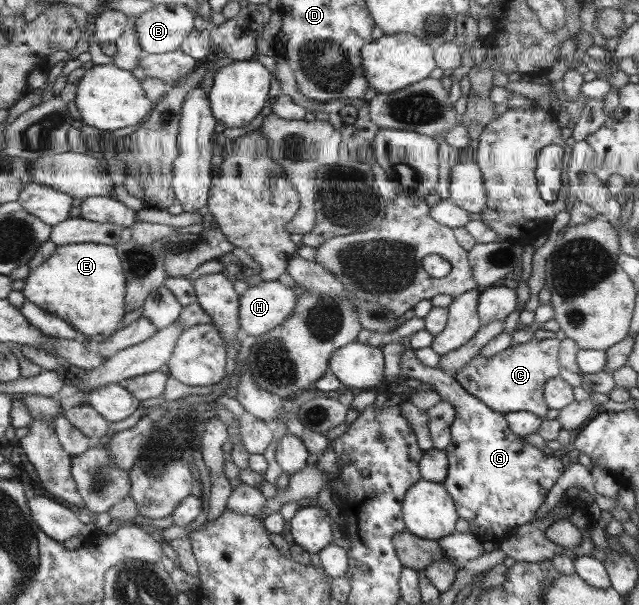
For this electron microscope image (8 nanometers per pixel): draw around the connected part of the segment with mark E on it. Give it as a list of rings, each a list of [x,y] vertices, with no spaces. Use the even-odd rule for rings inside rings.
[[[81,243],[58,246],[54,255],[29,272],[21,293],[27,301],[35,303],[38,307],[44,308],[69,323],[81,333],[82,337],[90,337],[90,342],[94,346],[121,327],[119,321],[126,312],[125,291],[126,278],[115,246]]]

